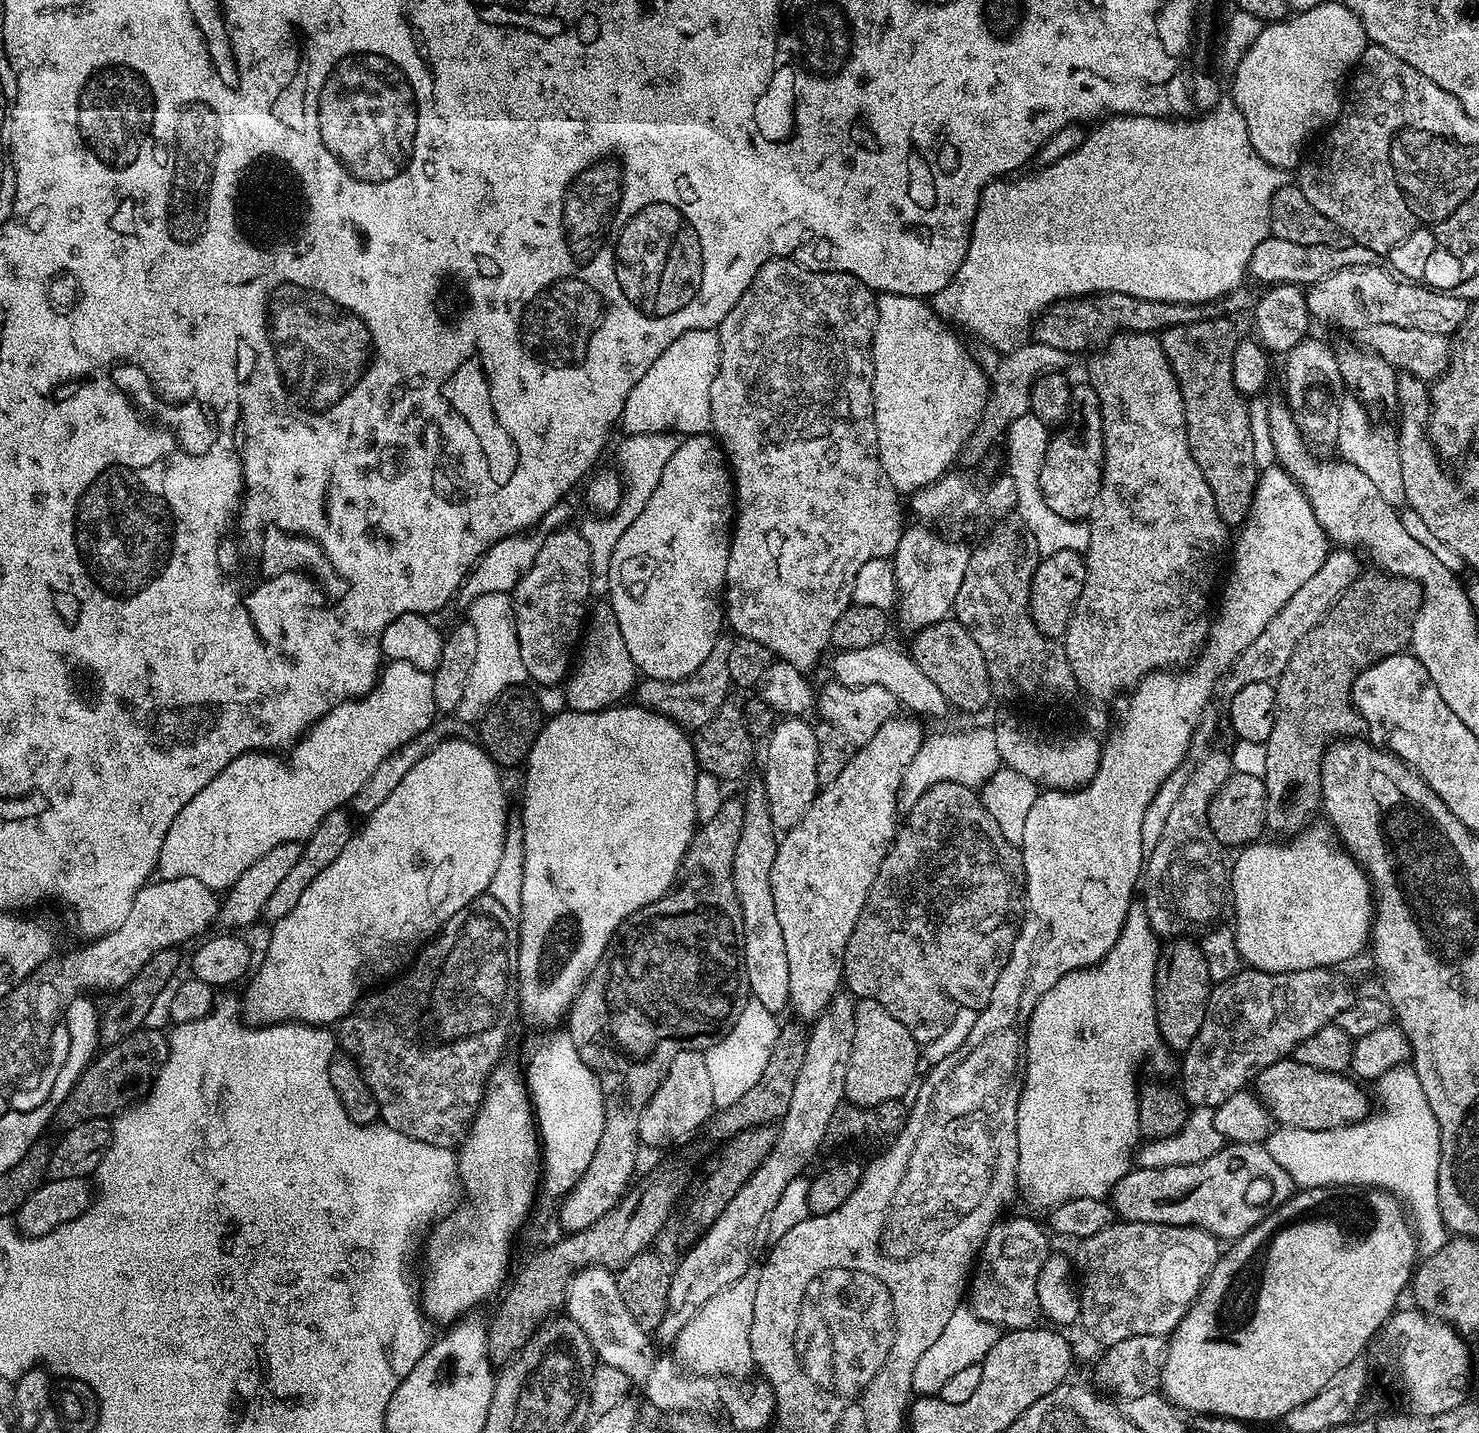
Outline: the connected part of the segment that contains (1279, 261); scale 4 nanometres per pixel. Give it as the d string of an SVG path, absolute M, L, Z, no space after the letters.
M1269 236L1255 247L1249 264L1249 275L1252 275L1266 286L1273 284L1299 284L1311 286L1338 270L1352 268L1354 265L1370 265L1379 263L1379 253L1361 244L1350 242L1346 247L1323 245L1299 245L1277 236Z

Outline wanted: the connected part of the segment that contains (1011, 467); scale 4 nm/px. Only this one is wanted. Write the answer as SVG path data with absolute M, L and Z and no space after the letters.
M1029 412L1026 415L1019 415L1012 420L1010 426L1004 435L1006 442L1006 452L1008 454L1008 476L1012 479L1016 494L1016 512L1019 519L1034 534L1035 542L1041 555L1057 553L1059 550L1075 547L1076 533L1087 529L1090 520L1089 517L1082 518L1062 518L1055 515L1046 505L1046 500L1042 498L1040 476L1042 464L1045 462L1046 446L1051 440L1049 425L1042 422L1037 415Z

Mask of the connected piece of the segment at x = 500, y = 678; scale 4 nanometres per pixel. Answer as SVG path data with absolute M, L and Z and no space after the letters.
M509 593L482 594L467 605L466 623L474 626L478 637L478 651L474 658L474 667L466 682L466 691L462 702L458 702L455 719L465 722L480 722L487 710L504 691L523 685L528 680L526 666L522 666L522 650L518 646L516 619L512 609L512 597Z

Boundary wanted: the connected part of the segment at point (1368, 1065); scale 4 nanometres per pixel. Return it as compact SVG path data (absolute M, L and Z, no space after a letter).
M1395 1023L1386 1025L1382 1030L1374 1030L1374 1034L1366 1034L1362 1038L1362 1043L1353 1043L1350 1068L1351 1071L1360 1072L1361 1081L1376 1080L1380 1076L1380 1088L1388 1092L1384 1096L1385 1112L1380 1112L1377 1116L1376 1113L1369 1115L1367 1120L1361 1120L1359 1124L1347 1124L1345 1128L1335 1128L1325 1132L1280 1126L1269 1132L1266 1147L1270 1158L1274 1158L1274 1162L1278 1162L1278 1166L1282 1166L1286 1174L1290 1174L1293 1185L1301 1189L1371 1186L1391 1192L1406 1205L1411 1216L1410 1223L1416 1233L1419 1251L1427 1254L1437 1252L1449 1240L1450 1233L1444 1224L1440 1213L1440 1202L1436 1197L1440 1165L1438 1122L1430 1110L1430 1102L1426 1102L1426 1094L1422 1094L1422 1082L1418 1082L1416 1071L1410 1066L1396 1068L1403 1060L1405 1063L1409 1056L1408 1039Z

